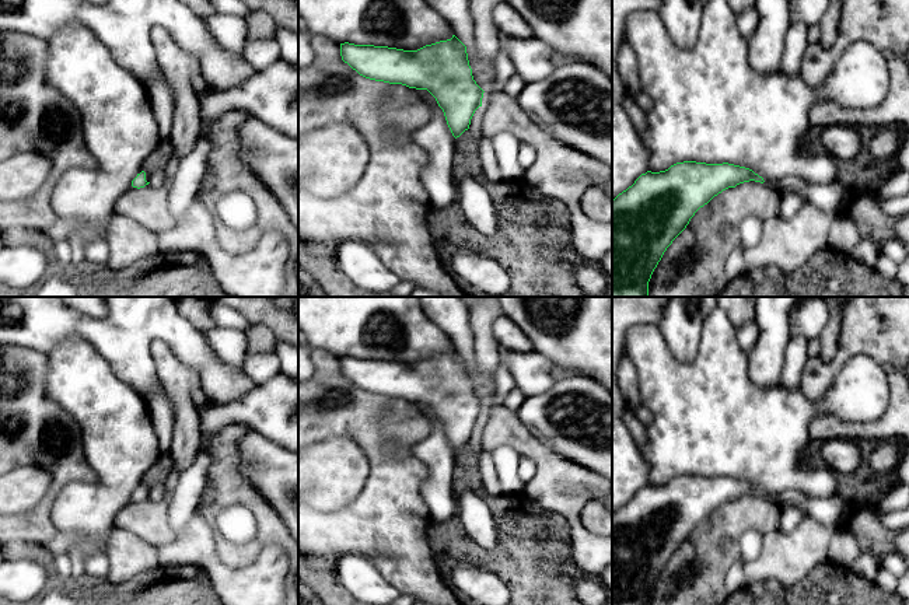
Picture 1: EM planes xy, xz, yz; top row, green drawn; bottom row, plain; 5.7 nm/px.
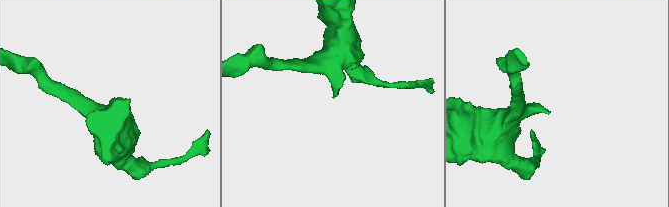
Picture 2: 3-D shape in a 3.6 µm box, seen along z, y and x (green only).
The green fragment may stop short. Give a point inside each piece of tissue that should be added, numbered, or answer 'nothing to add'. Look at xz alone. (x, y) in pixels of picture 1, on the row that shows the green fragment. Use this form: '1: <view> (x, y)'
nothing to add

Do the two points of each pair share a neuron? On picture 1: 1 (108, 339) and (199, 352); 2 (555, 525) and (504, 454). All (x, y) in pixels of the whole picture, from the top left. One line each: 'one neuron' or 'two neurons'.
1: one neuron
2: two neurons

